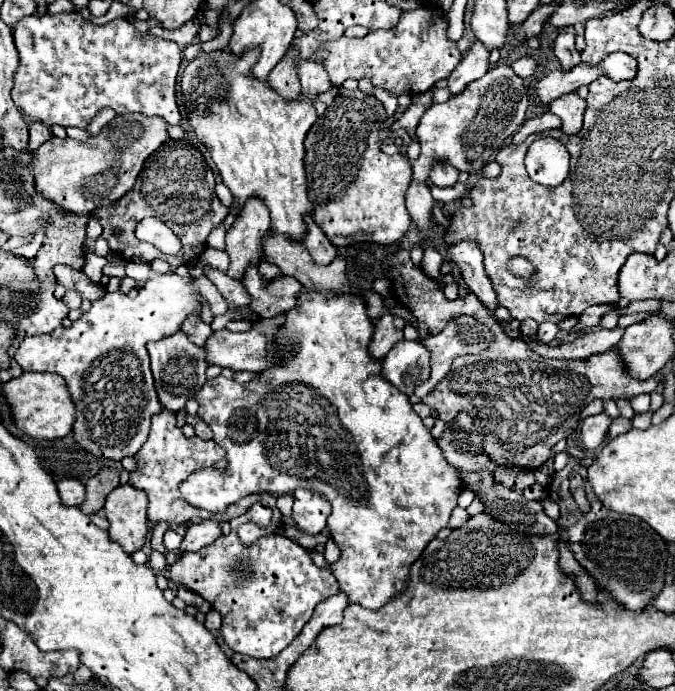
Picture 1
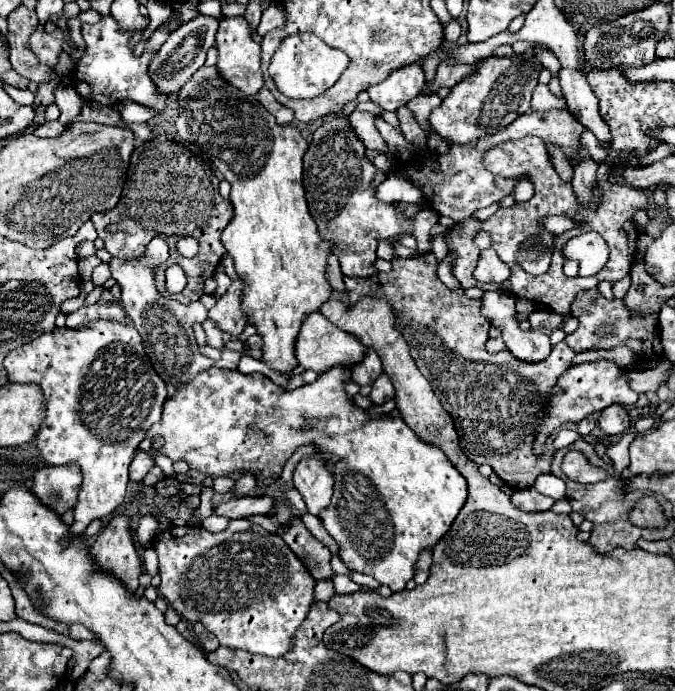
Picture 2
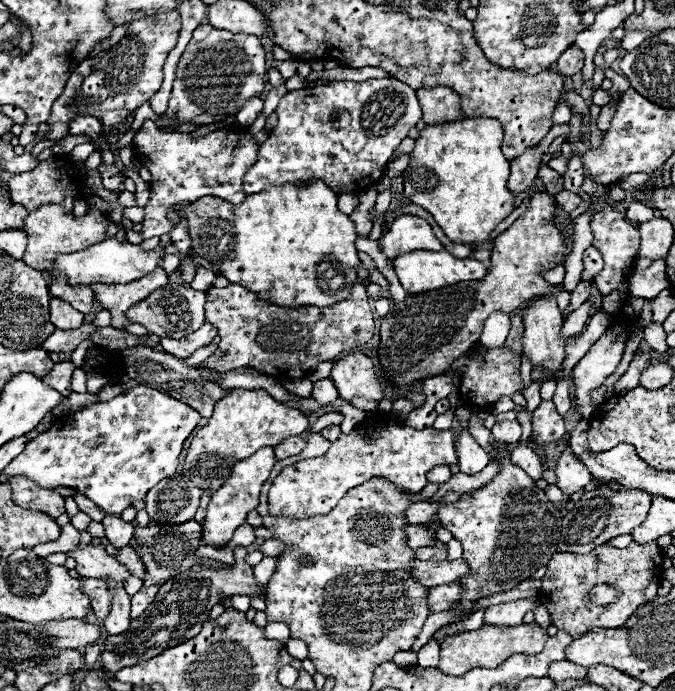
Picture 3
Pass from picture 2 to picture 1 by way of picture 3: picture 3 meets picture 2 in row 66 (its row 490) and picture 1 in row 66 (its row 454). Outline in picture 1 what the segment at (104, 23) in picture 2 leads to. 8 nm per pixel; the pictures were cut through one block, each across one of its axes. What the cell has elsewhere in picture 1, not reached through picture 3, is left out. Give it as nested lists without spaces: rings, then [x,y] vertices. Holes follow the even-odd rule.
[[[68,12],[24,18],[14,28],[14,42],[20,66],[14,74],[12,100],[28,120],[86,128],[96,112],[108,106],[118,114],[140,112],[160,116],[166,124],[180,124],[174,86],[182,52],[176,42],[140,34],[124,18],[96,26]]]

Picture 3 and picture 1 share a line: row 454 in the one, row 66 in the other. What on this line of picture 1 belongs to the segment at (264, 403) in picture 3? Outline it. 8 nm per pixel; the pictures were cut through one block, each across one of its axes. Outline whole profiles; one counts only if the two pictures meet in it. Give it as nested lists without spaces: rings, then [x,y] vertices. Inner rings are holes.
[[[258,50],[246,52],[242,58],[230,56],[230,52],[198,54],[178,82],[178,106],[182,116],[198,112],[198,142],[208,148],[238,210],[248,198],[260,198],[270,210],[270,230],[302,242],[304,218],[314,212],[306,194],[304,138],[318,116],[312,104],[288,102],[268,84],[258,82],[250,74],[256,60]]]

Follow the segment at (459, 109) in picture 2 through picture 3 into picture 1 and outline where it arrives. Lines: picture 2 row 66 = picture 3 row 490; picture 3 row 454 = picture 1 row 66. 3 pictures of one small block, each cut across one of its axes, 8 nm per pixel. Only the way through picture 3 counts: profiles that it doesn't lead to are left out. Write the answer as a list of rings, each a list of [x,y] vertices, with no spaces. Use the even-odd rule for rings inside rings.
[[[496,64],[480,80],[470,82],[466,90],[444,104],[432,104],[420,118],[416,136],[422,154],[412,162],[412,176],[420,182],[428,180],[430,166],[436,162],[450,162],[460,172],[478,174],[486,162],[494,160],[496,152],[512,138],[524,124],[528,108],[528,88],[508,64]]]

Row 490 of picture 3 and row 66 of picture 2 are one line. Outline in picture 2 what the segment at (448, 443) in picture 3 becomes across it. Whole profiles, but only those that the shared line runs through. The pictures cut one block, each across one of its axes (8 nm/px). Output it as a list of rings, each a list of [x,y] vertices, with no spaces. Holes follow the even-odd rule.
[[[296,34],[286,38],[270,62],[270,78],[276,82],[276,88],[288,96],[288,98],[316,98],[342,74],[342,70],[348,66],[348,58],[342,50],[334,50],[326,46],[320,38],[314,38],[314,34]],[[410,64],[394,70],[384,82],[370,88],[370,100],[380,104],[384,110],[398,110],[418,96],[424,88],[424,72],[420,64]]]

